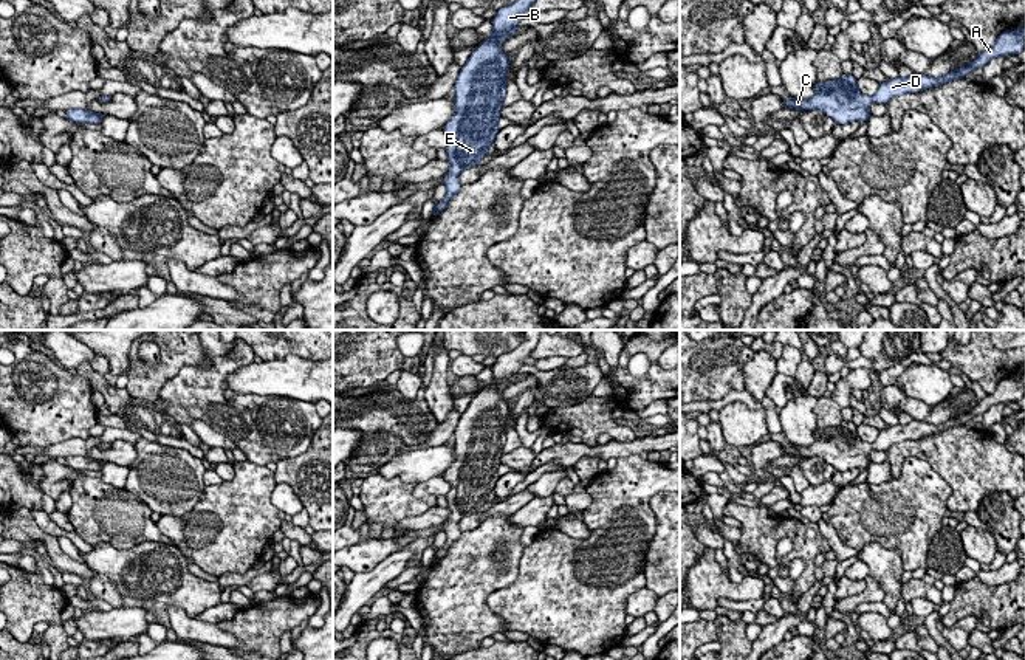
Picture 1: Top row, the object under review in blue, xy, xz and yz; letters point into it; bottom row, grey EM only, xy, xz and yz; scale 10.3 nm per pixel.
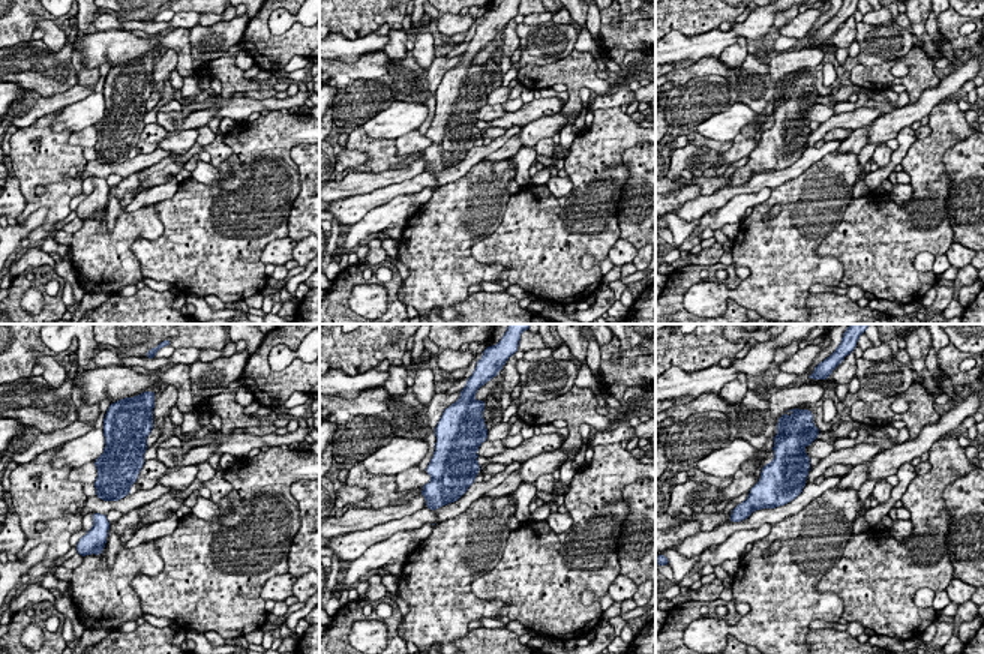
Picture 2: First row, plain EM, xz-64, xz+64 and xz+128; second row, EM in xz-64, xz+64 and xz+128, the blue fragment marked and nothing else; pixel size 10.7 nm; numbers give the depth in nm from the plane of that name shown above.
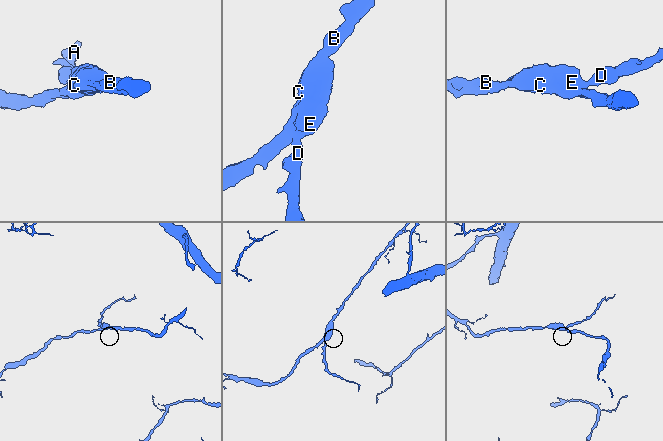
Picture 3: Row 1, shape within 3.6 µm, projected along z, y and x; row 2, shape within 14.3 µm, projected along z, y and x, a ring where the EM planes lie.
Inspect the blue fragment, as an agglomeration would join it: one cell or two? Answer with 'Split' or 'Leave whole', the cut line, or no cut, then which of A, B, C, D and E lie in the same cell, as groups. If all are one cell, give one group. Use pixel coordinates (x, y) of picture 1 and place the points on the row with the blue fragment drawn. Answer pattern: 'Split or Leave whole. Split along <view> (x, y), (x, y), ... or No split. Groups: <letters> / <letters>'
Leave whole. No split. Groups: A B C D E

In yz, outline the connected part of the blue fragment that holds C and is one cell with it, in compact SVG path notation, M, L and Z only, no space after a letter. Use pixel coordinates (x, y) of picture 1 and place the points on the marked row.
M1020 23L1017 33L1011 29L1003 31L992 46L988 46L977 57L957 70L949 71L940 77L912 73L907 77L889 79L879 84L873 96L866 96L858 88L858 81L853 74L842 74L839 79L828 82L816 82L814 96L811 99L785 99L783 108L796 110L821 110L836 124L848 124L852 121L866 122L870 113L872 102L887 104L892 98L904 93L918 93L926 88L943 85L954 79L962 79L975 68L985 67L991 59L1006 54L1017 54L1025 50L1025 23Z

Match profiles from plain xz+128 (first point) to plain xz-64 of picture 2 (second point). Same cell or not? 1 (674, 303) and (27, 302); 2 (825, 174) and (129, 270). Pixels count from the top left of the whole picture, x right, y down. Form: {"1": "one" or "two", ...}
{"1": "two", "2": "one"}

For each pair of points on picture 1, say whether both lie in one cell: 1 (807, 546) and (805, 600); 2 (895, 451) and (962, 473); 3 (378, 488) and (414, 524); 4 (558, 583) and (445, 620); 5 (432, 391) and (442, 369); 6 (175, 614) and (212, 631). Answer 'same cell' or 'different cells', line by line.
1: different cells
2: same cell
3: different cells
4: different cells
5: same cell
6: same cell

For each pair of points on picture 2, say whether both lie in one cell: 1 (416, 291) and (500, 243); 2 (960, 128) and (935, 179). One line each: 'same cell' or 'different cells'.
1: different cells
2: same cell

